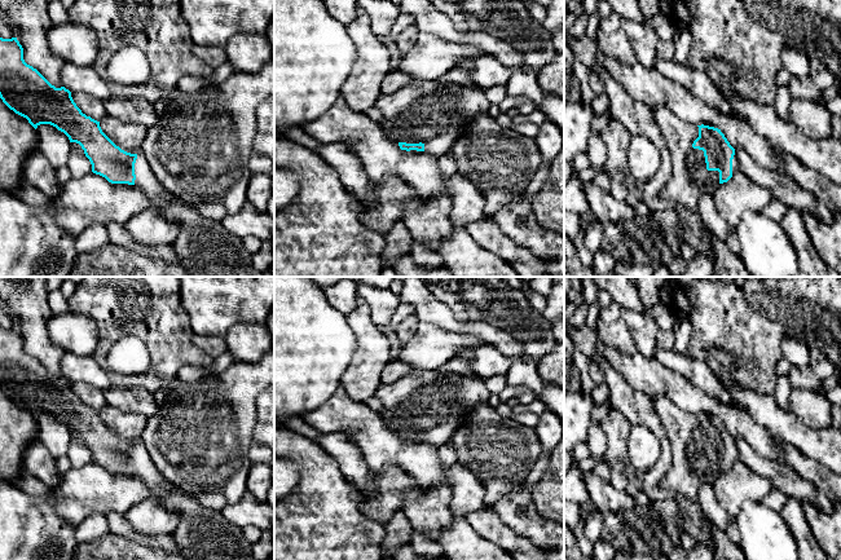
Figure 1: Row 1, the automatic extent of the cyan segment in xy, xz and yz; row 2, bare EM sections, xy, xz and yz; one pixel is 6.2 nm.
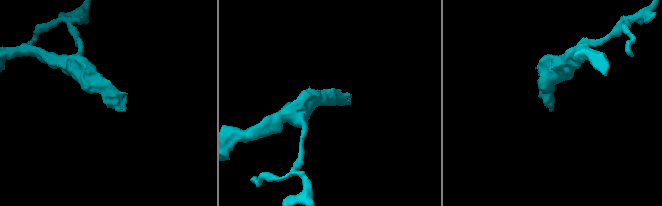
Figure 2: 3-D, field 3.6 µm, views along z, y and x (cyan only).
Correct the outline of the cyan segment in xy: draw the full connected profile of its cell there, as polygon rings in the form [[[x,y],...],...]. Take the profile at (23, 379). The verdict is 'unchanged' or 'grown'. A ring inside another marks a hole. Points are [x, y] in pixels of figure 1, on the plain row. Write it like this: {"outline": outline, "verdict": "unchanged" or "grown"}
{"outline": [[[0,327],[0,388],[16,404],[26,407],[35,419],[40,414],[50,414],[63,422],[70,432],[79,433],[92,454],[93,463],[105,467],[111,473],[140,477],[149,486],[153,497],[160,498],[168,511],[180,516],[181,525],[171,535],[180,555],[186,560],[256,560],[243,529],[229,522],[221,512],[203,507],[193,493],[166,490],[163,485],[166,476],[149,455],[142,438],[131,444],[116,436],[102,422],[100,411],[82,402],[69,379],[56,378],[36,358],[25,352],[23,338],[17,327]]], "verdict": "grown"}

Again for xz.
{"outline": [[[413,367],[400,380],[382,383],[374,397],[383,404],[382,419],[401,440],[440,446],[450,442],[477,405],[488,405],[490,392],[480,376]]], "verdict": "grown"}

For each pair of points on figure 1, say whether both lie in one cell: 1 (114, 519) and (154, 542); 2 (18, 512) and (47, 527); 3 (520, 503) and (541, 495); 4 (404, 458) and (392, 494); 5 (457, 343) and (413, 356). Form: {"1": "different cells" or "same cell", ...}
{"1": "same cell", "2": "same cell", "3": "different cells", "4": "different cells", "5": "same cell"}

